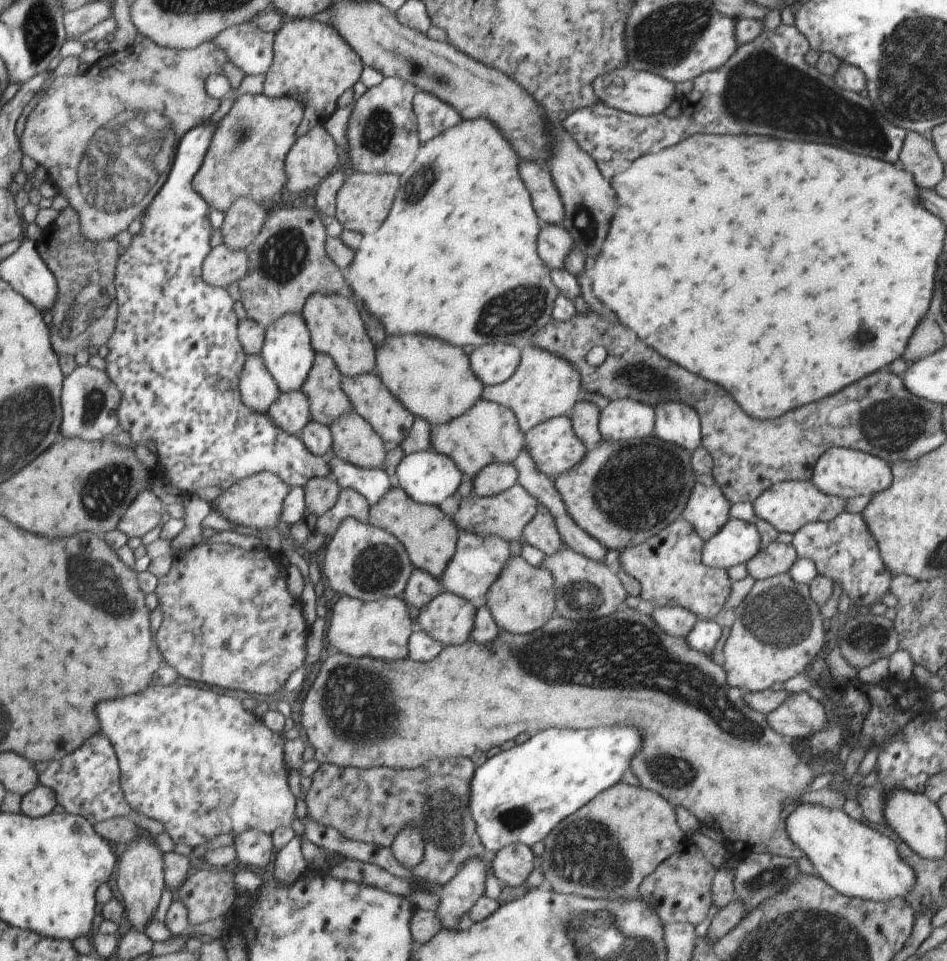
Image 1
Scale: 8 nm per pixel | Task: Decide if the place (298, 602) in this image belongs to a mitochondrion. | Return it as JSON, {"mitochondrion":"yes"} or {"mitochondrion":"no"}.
{"mitochondrion":"no"}

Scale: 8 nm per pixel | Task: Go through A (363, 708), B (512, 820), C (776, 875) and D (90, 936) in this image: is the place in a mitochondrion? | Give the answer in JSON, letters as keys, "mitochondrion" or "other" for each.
{"A":"mitochondrion","B":"mitochondrion","C":"mitochondrion","D":"other"}

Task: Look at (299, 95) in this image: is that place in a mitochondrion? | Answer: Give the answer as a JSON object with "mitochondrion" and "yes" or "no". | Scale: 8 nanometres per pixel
{"mitochondrion":"no"}

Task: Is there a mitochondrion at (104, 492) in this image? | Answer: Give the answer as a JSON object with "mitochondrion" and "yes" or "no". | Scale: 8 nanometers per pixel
{"mitochondrion":"yes"}

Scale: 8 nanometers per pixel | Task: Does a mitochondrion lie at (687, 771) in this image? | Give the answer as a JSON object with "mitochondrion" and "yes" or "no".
{"mitochondrion":"yes"}

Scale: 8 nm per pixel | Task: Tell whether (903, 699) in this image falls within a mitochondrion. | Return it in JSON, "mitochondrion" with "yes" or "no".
{"mitochondrion":"no"}

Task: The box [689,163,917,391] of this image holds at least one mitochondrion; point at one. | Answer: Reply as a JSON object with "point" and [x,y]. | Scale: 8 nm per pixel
{"point":[862,337]}

